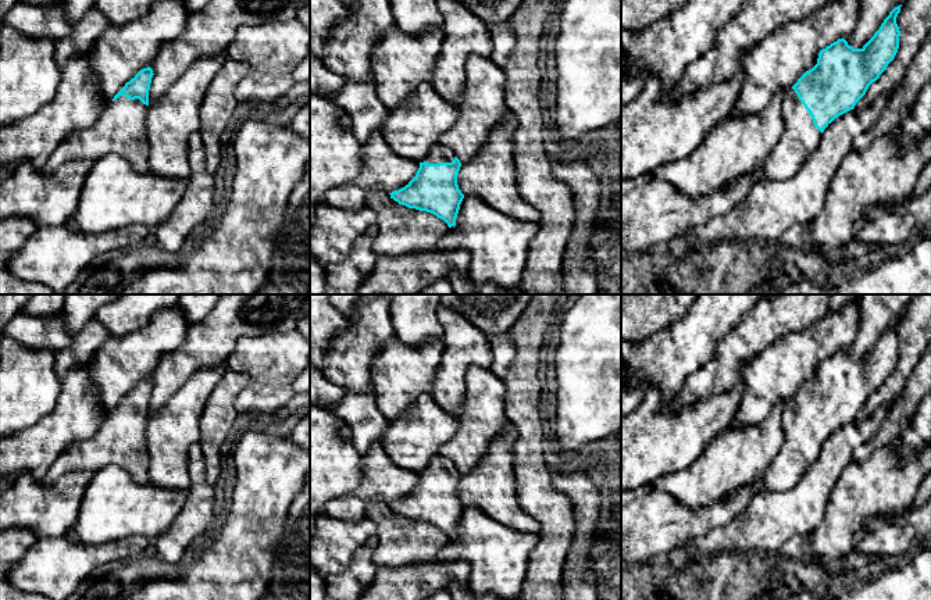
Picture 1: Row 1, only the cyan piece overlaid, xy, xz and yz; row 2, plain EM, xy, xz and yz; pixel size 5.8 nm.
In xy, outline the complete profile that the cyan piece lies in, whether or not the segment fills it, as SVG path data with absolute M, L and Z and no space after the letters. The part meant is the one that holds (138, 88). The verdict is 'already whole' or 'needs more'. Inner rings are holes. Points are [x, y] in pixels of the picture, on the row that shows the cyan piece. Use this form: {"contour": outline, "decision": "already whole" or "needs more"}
{"contour": "M150 67L140 69L104 106L90 126L71 133L51 153L42 172L51 175L72 160L94 164L107 154L118 154L136 172L147 172L149 143L145 122L153 75Z", "decision": "needs more"}

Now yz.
{"contour": "M900 7L889 12L862 49L853 49L842 38L820 50L817 64L786 89L785 132L766 161L766 179L792 178L817 149L824 129L853 110L868 86L887 69L899 49L896 17Z", "decision": "needs more"}

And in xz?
{"contour": "M436 143L420 162L415 176L404 188L389 193L390 199L409 208L431 212L452 228L464 199L457 185L460 167L460 160Z", "decision": "needs more"}

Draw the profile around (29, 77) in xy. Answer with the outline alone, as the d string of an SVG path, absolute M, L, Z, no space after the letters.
M1 25L0 129L38 112L56 96L60 81L54 40L29 38Z

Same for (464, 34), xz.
M438 0L442 14L443 44L436 60L431 85L435 92L457 106L466 85L466 64L470 56L489 57L493 39L475 14L457 0Z

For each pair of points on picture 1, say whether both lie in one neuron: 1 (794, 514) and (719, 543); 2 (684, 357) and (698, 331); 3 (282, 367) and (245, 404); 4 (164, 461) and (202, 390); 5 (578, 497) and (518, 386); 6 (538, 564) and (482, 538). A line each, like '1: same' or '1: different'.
1: same
2: same
3: same
4: same
5: different
6: different

